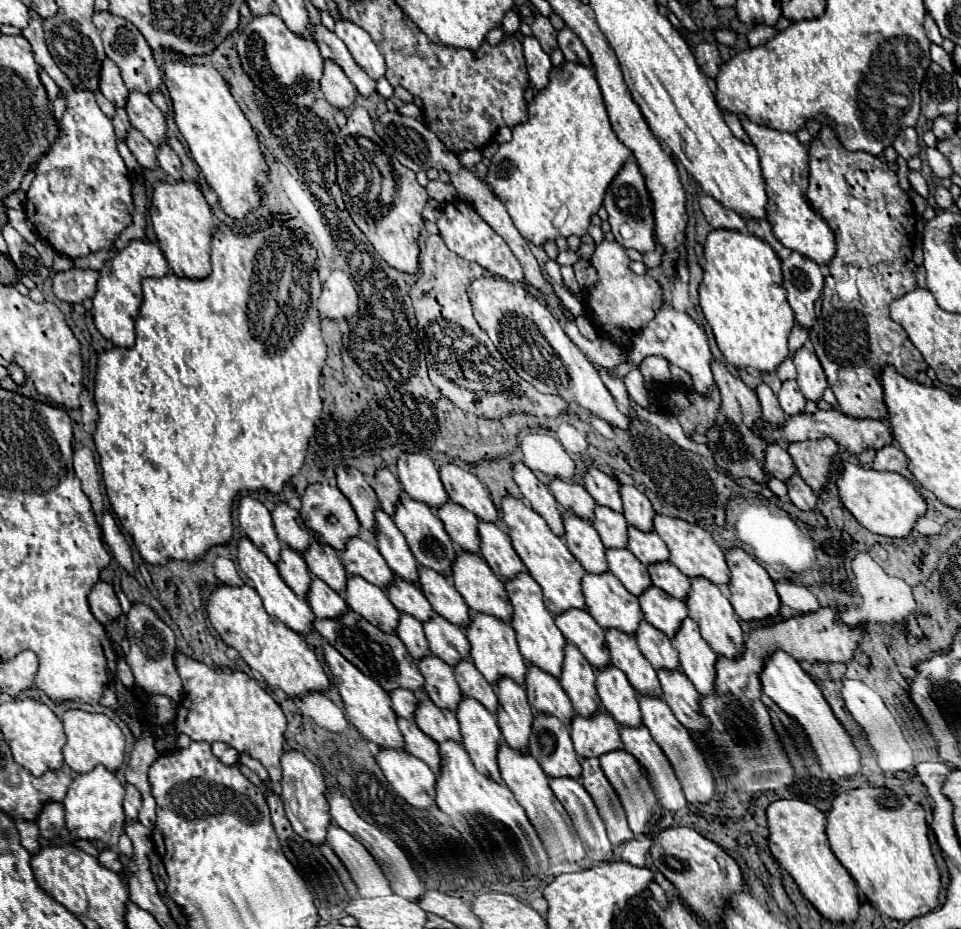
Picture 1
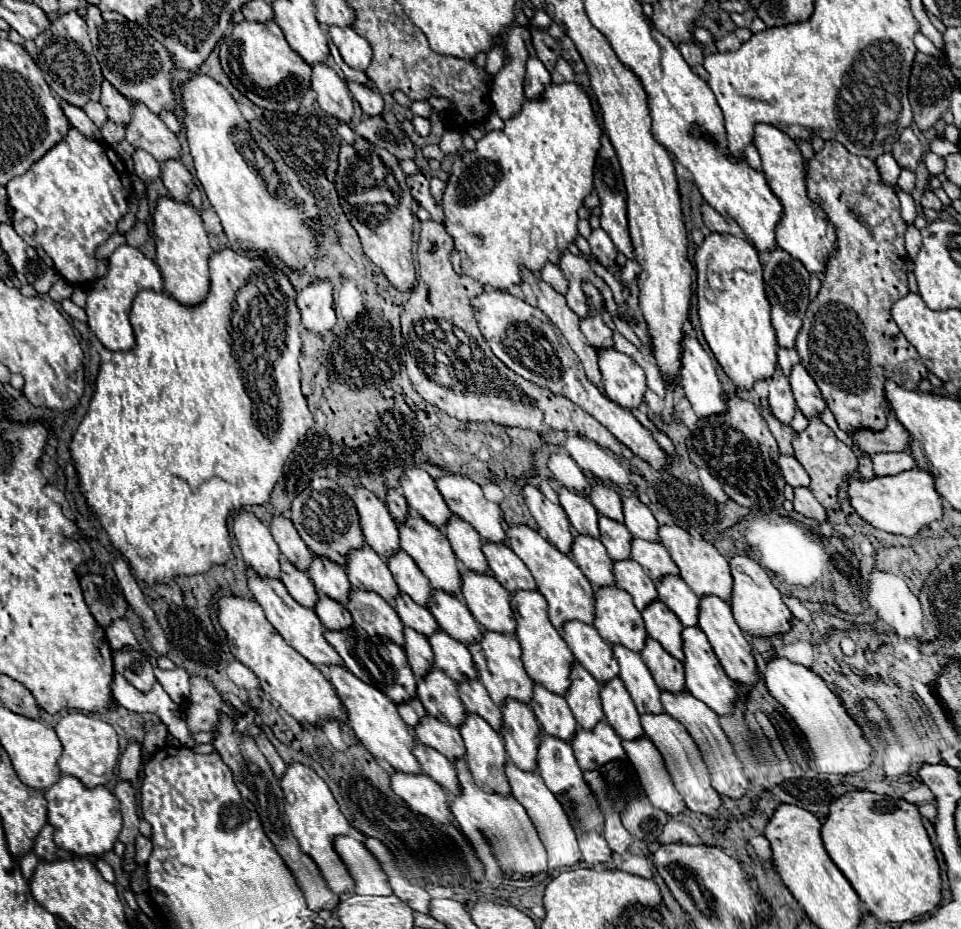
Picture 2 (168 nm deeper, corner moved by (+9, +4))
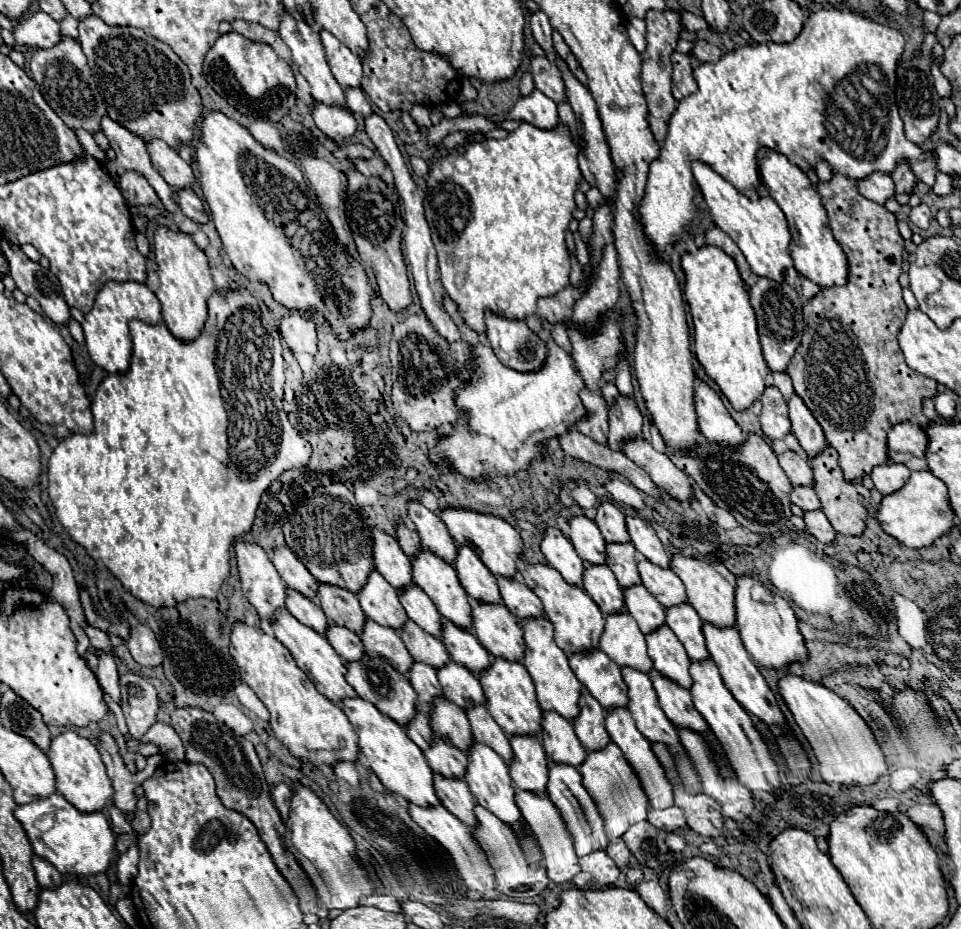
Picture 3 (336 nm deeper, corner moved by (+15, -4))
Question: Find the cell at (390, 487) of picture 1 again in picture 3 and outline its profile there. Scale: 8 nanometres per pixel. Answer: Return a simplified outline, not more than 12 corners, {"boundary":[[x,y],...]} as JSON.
{"boundary":[[398,526],[398,544],[408,558],[422,548],[420,536]]}

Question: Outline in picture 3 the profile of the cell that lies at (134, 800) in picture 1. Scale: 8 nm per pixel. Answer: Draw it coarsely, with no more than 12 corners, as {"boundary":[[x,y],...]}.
{"boundary":[[136,674],[120,676],[122,710],[132,738],[156,722],[156,688]]}

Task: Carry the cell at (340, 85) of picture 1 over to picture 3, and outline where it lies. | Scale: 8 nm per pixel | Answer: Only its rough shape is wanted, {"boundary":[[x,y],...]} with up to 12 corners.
{"boundary":[[316,102],[312,118],[334,142],[356,132],[352,112]]}

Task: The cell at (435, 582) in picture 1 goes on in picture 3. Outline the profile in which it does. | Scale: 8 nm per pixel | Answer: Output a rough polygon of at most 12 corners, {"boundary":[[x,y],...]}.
{"boundary":[[444,620],[442,642],[476,676],[492,664],[476,636]]}

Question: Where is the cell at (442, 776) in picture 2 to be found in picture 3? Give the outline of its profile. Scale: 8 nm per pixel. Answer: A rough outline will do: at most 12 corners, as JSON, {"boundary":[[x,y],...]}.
{"boundary":[[434,776],[444,808],[476,826],[476,798],[464,780]]}

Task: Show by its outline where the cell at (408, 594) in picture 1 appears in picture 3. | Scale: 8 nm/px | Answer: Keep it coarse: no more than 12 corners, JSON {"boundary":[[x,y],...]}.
{"boundary":[[412,620],[400,630],[412,658],[440,668],[450,660],[446,646]]}

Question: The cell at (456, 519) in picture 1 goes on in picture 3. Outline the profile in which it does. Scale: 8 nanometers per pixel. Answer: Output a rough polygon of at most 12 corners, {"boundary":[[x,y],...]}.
{"boundary":[[470,546],[452,566],[470,598],[502,604],[496,576]]}

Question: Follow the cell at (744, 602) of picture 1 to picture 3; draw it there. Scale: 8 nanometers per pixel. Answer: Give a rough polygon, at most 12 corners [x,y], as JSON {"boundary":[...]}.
{"boundary":[[740,576],[736,628],[764,668],[806,662],[798,618],[778,594],[752,598],[758,582]]}

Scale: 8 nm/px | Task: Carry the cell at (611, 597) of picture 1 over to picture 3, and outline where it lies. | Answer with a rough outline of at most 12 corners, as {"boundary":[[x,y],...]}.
{"boundary":[[628,612],[606,616],[600,650],[620,668],[652,670]]}

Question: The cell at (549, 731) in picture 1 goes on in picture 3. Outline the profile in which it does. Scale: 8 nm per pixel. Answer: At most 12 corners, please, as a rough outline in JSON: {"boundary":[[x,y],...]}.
{"boundary":[[550,762],[548,796],[578,856],[606,850],[604,820],[574,766]]}

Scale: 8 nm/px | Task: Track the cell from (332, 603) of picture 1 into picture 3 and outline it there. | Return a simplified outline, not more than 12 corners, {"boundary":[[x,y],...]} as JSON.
{"boundary":[[330,624],[326,638],[346,662],[364,656],[364,644],[344,626]]}

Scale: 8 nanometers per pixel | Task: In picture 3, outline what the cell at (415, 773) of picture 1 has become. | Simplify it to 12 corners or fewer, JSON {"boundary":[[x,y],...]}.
{"boundary":[[408,804],[412,820],[452,856],[468,890],[496,878],[484,850],[444,806]]}

